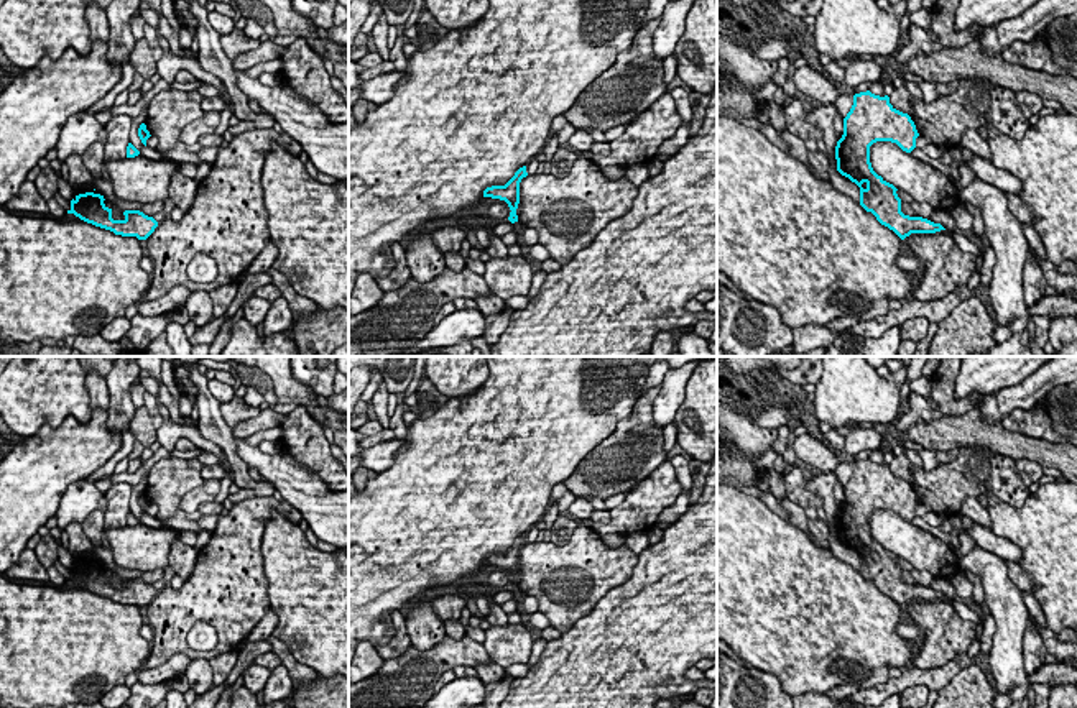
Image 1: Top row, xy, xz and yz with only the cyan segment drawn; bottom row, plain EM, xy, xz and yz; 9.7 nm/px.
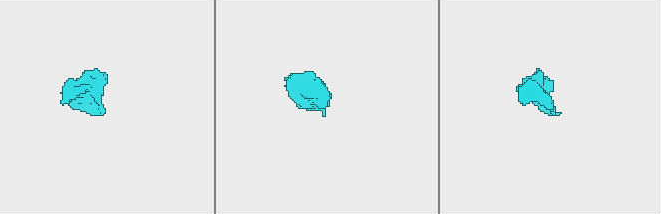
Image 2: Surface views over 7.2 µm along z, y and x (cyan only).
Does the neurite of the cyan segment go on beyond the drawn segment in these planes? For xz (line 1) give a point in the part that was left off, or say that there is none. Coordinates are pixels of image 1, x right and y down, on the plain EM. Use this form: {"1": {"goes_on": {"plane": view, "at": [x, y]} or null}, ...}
{"1": {"goes_on": null}}

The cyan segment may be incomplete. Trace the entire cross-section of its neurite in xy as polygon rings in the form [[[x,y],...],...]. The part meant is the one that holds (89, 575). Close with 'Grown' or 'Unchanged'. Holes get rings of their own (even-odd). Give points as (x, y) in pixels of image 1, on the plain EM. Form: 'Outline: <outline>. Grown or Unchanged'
Outline: [[[79,562],[71,568],[67,582],[74,582],[81,588],[110,598],[115,603],[136,605],[138,608],[146,608],[158,595],[158,590],[153,585],[148,585],[140,578],[125,578],[123,588],[113,588],[112,577],[109,577],[104,568],[105,567],[100,562]]]. Unchanged

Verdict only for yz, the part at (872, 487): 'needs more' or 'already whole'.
already whole

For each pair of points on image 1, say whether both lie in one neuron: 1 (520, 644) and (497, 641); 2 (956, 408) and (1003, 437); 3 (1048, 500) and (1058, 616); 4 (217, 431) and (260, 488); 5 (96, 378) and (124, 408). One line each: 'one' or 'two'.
1: one
2: two
3: one
4: one
5: two

